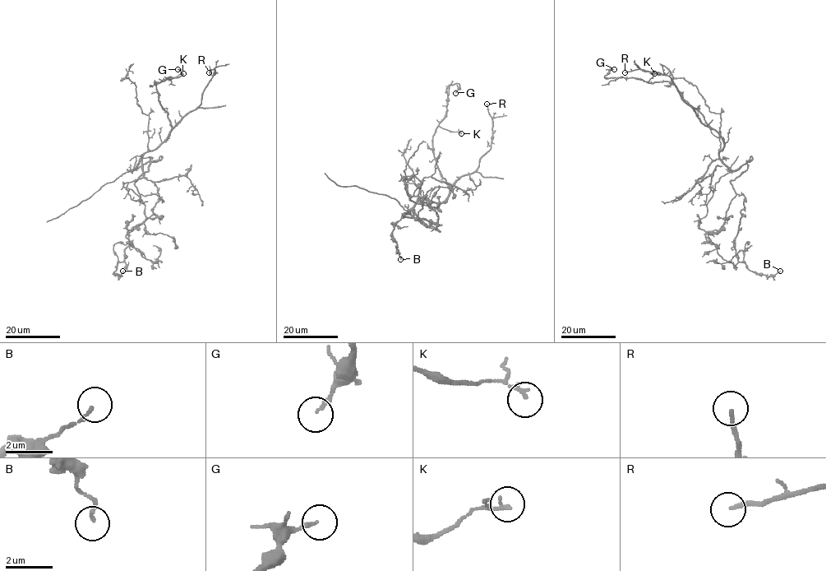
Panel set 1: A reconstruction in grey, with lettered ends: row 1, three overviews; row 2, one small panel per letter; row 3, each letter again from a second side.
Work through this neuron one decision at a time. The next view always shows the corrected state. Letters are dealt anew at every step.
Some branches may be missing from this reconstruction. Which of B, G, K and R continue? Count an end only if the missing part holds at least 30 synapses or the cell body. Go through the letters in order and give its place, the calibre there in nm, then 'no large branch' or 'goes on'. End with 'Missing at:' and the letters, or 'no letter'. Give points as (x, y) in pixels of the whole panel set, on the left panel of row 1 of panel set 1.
B: (122, 271) | 130 nm | no large branch
G: (177, 69) | 150 nm | no large branch
K: (183, 73) | 160 nm | no large branch
R: (209, 72) | 150 nm | no large branch
Missing at: no letter

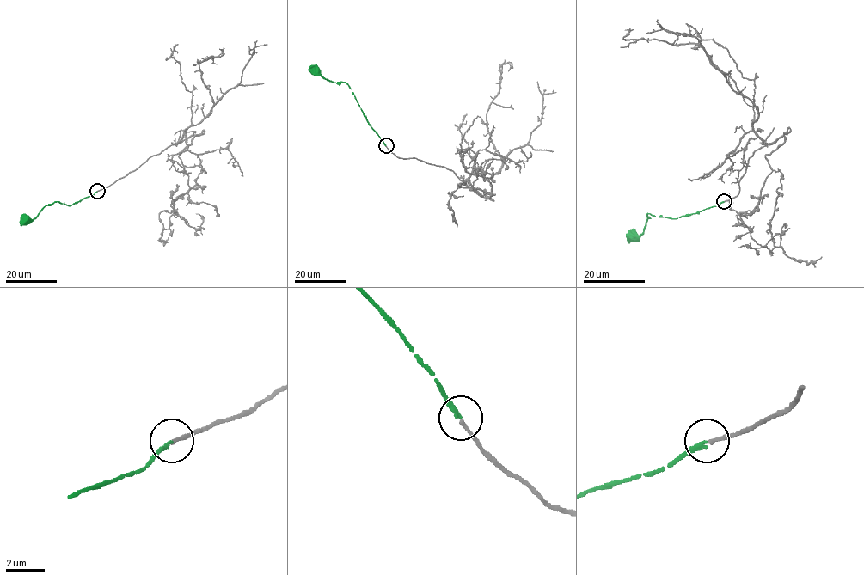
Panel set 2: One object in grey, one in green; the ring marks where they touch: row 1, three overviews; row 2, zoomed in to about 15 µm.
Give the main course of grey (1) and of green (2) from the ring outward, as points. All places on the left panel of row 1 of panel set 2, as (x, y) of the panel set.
1: (97, 191), (193, 136), (179, 156), (201, 173), (170, 205), (169, 227), (160, 238), (168, 237)
2: (97, 191), (70, 205), (58, 202), (48, 204), (33, 219), (27, 220)

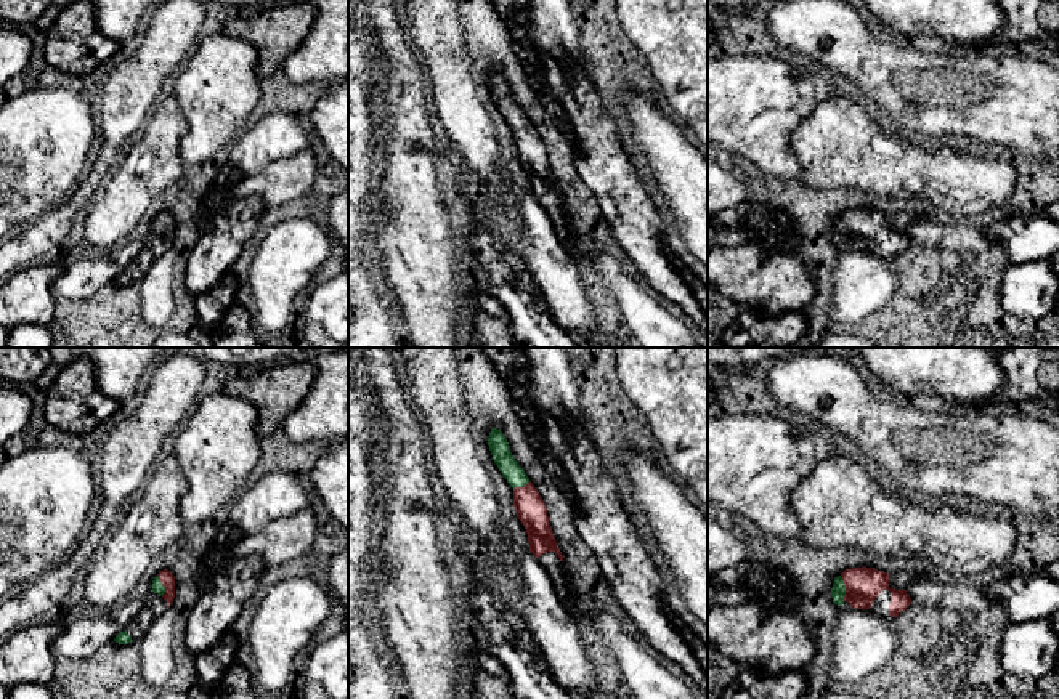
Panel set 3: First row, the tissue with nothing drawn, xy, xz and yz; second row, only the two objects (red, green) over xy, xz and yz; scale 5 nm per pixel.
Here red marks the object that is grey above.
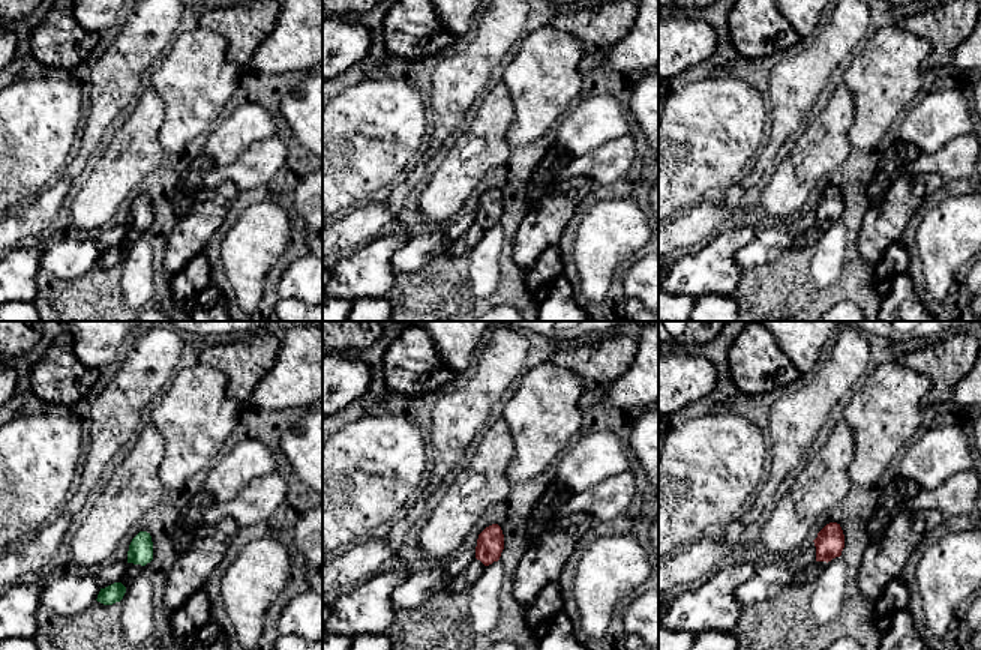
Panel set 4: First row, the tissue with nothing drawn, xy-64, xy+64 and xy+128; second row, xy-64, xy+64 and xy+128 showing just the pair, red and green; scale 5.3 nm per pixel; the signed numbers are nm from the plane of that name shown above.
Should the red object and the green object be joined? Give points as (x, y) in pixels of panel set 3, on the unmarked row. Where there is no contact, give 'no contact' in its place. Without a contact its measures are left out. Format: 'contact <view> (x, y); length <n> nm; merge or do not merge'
contact yz (846, 230); length 130 nm; merge

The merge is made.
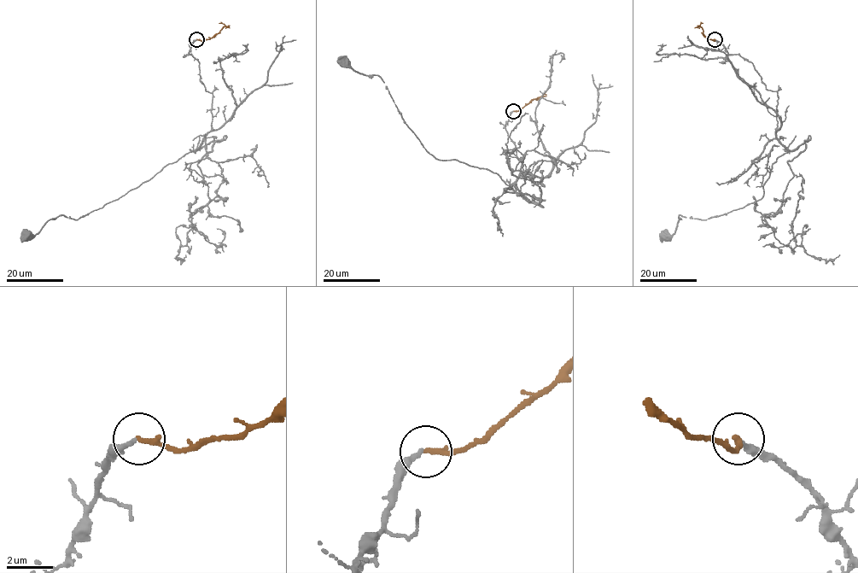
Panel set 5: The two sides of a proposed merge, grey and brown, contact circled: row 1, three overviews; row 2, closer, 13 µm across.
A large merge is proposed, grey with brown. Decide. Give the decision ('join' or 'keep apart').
keep apart

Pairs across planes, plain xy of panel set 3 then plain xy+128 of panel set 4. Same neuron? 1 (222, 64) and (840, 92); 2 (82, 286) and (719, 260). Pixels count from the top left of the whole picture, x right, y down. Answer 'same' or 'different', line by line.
1: different
2: different

